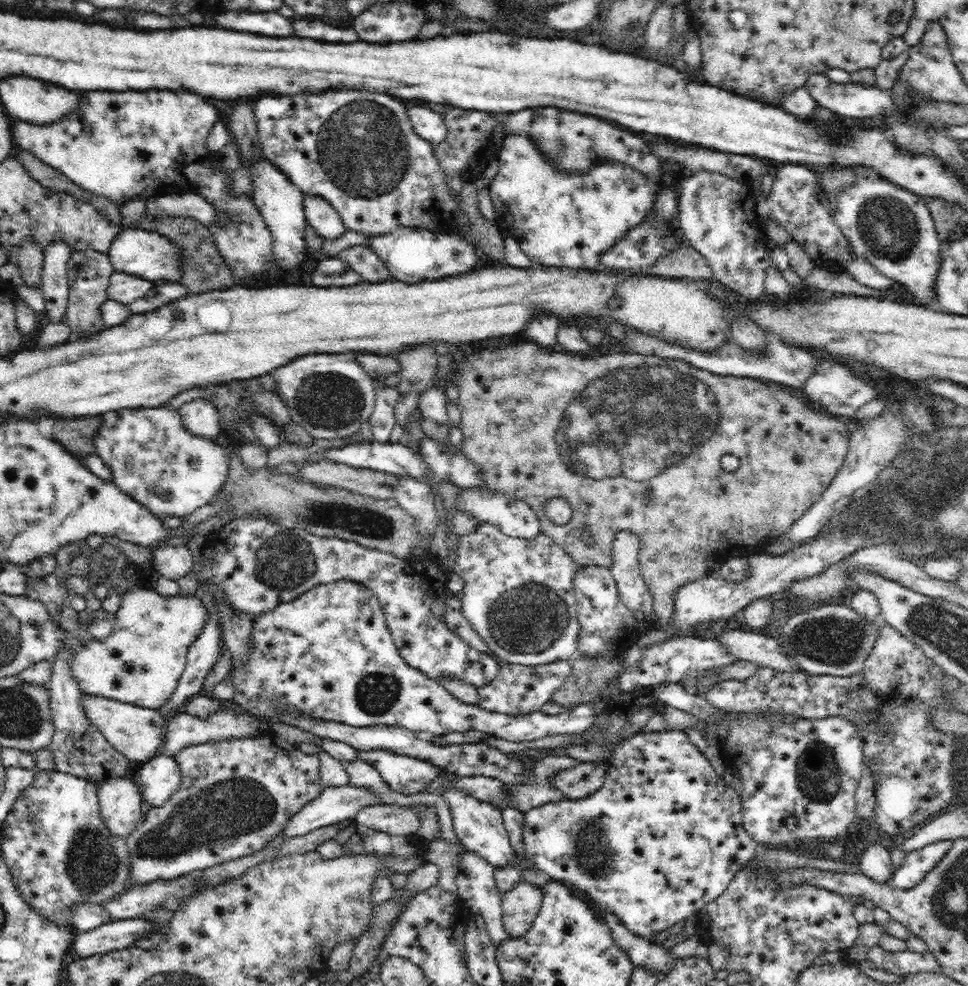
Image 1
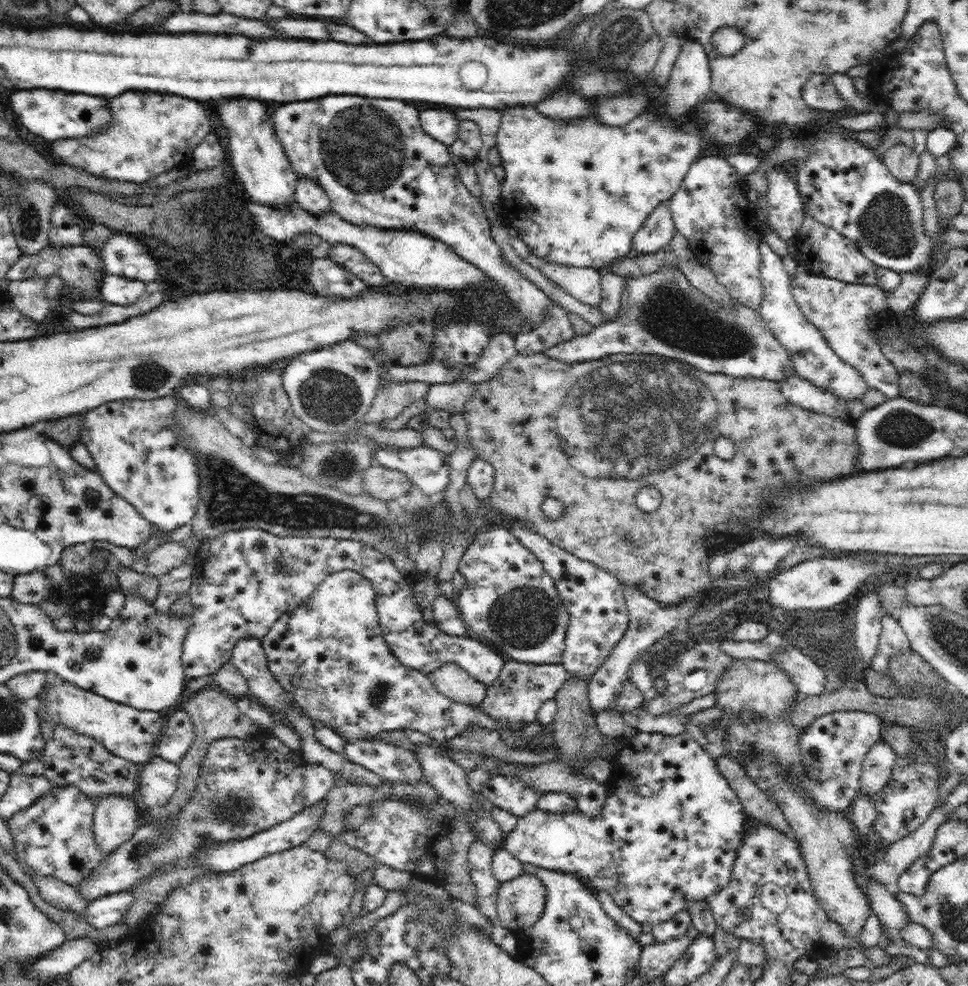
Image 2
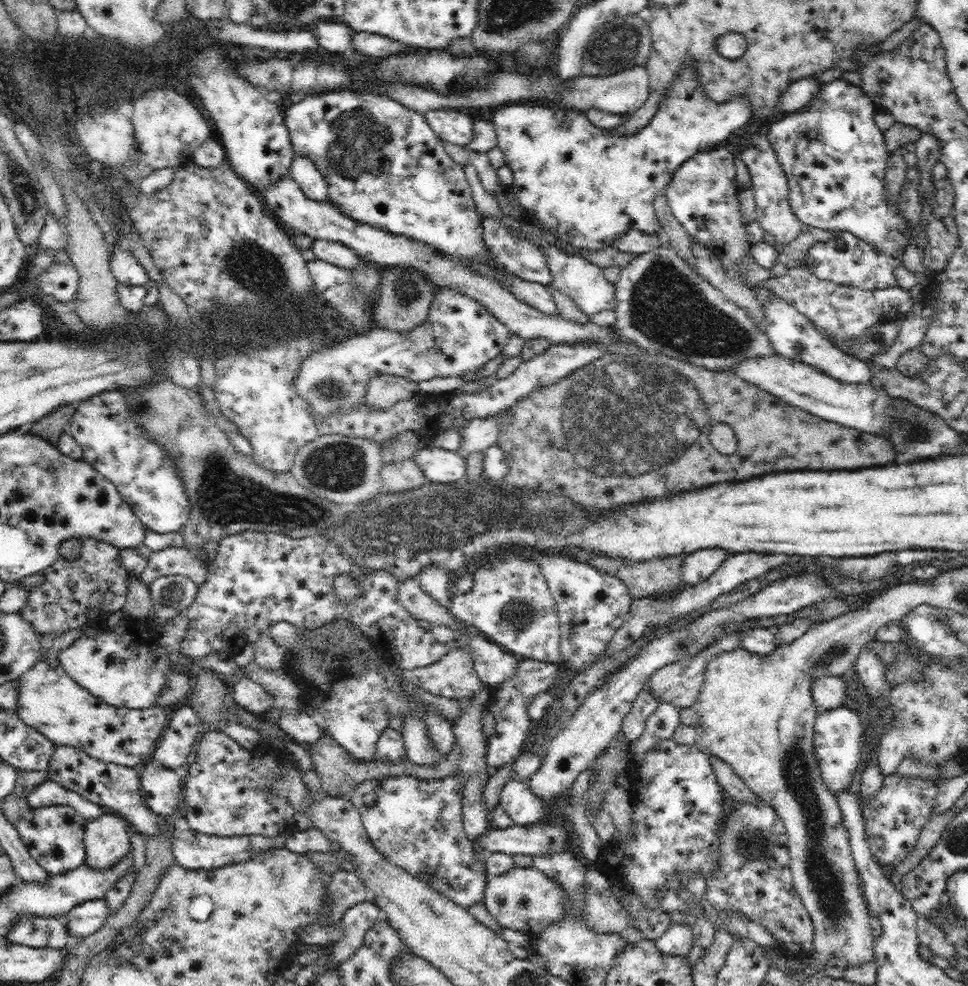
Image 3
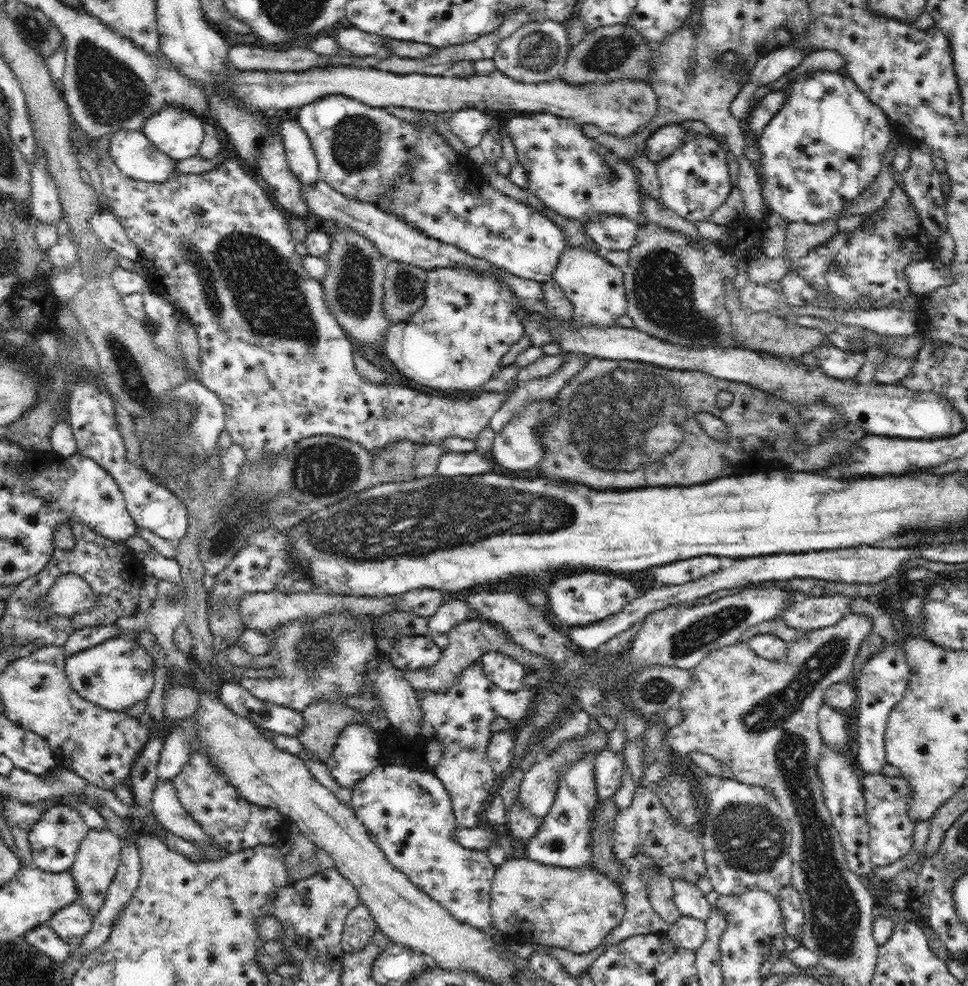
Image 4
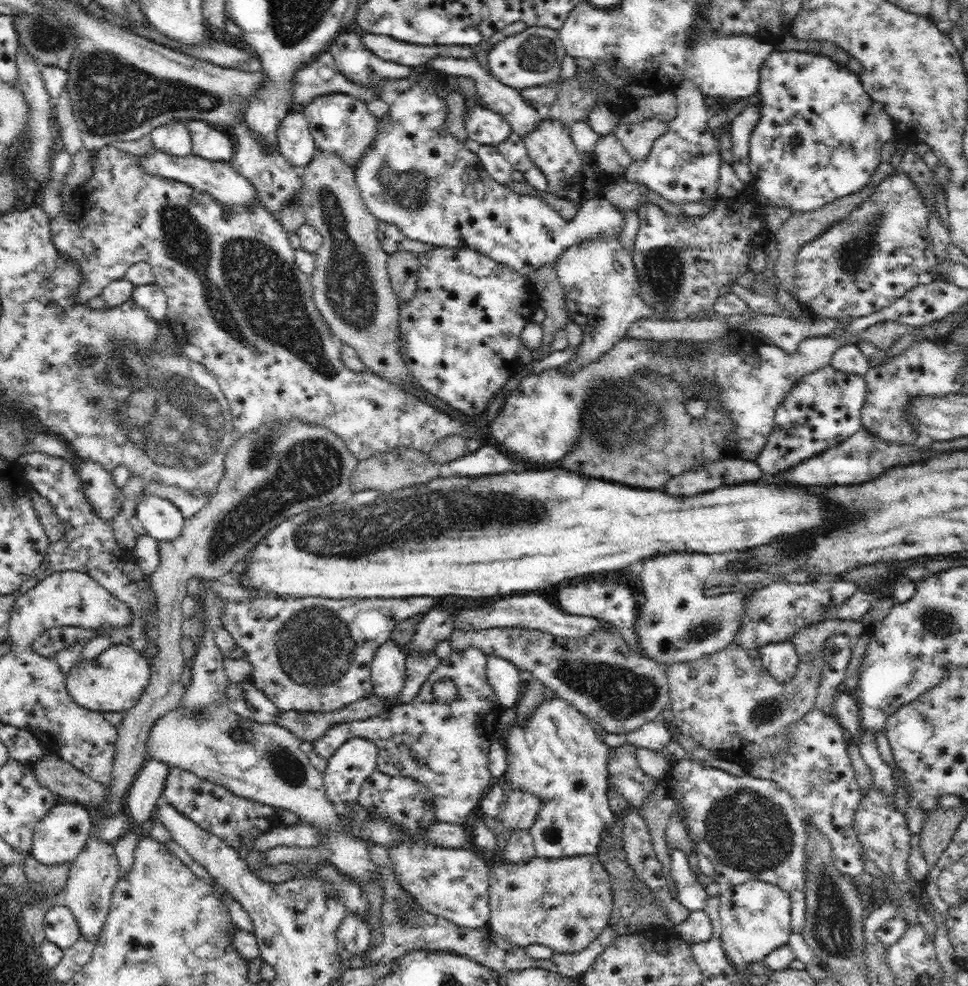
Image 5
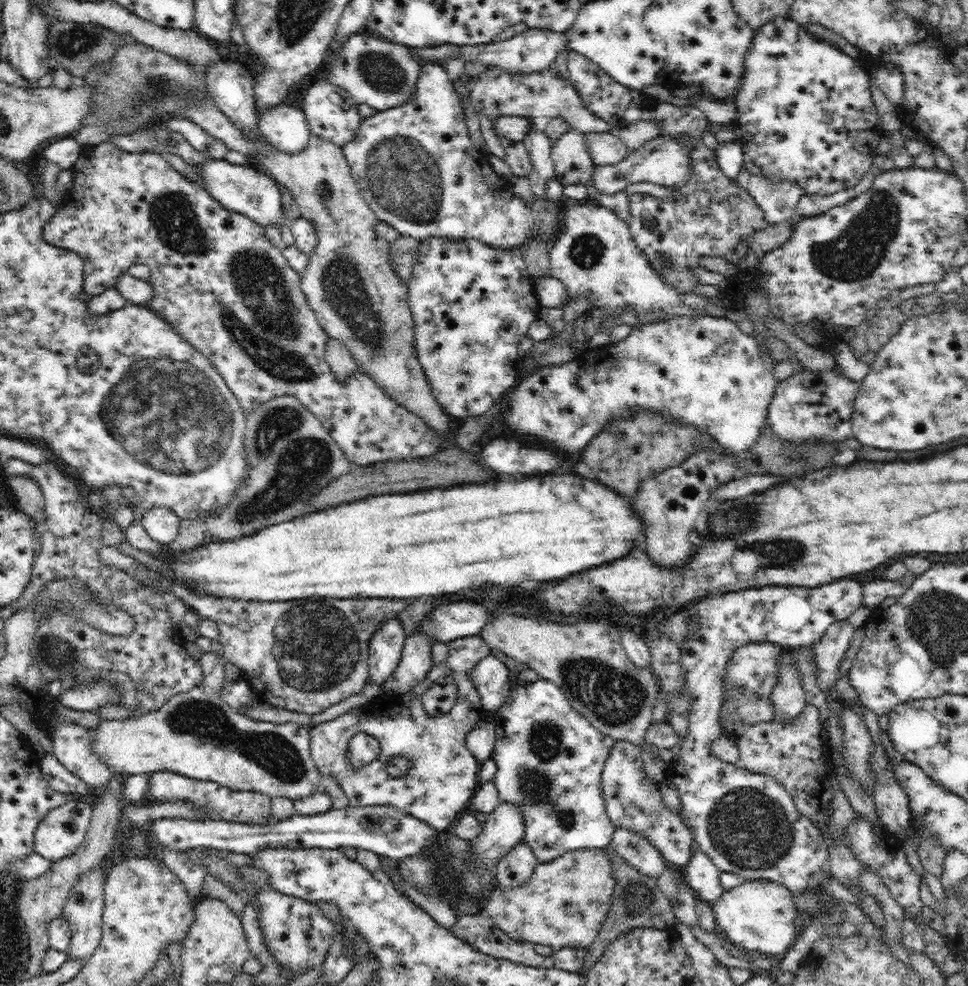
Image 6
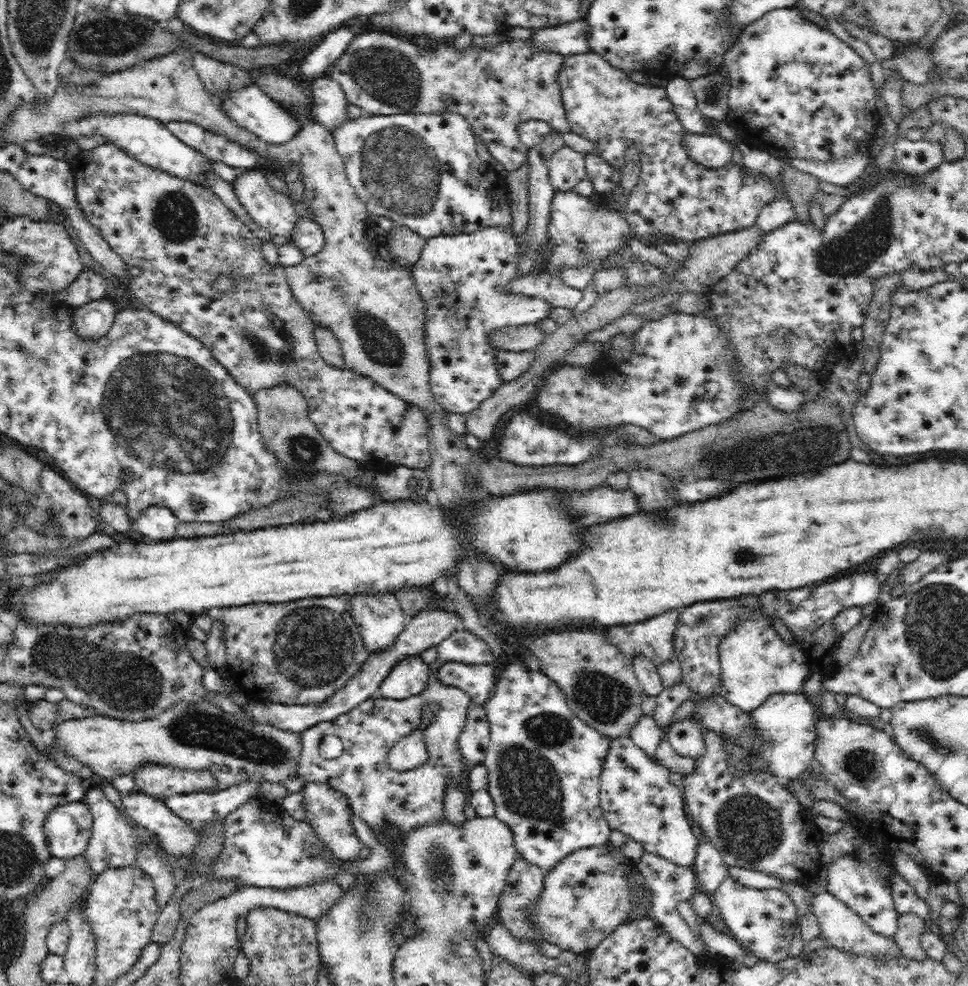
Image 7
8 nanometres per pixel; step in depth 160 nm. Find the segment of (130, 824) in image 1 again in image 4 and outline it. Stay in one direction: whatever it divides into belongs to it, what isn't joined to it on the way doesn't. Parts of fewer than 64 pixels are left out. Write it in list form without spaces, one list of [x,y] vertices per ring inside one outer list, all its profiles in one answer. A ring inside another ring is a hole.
[[[107,827],[104,830],[89,830],[77,850],[75,861],[70,868],[72,878],[79,892],[79,902],[88,909],[92,917],[96,916],[106,900],[108,888],[112,884],[120,862],[122,839],[112,834]]]

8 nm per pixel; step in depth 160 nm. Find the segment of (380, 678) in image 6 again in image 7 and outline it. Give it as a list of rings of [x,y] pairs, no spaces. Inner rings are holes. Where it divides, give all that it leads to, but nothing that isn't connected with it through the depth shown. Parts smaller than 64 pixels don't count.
[[[356,594],[349,596],[349,611],[354,622],[359,625],[363,643],[368,652],[378,652],[388,648],[398,638],[404,628],[403,608],[394,594]]]

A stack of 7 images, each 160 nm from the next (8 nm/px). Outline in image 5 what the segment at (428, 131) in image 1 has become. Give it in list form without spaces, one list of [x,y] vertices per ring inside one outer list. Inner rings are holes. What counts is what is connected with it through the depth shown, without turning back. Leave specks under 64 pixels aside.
[[[477,103],[464,114],[464,122],[467,138],[475,140],[479,145],[496,147],[513,132],[508,121],[481,103]]]

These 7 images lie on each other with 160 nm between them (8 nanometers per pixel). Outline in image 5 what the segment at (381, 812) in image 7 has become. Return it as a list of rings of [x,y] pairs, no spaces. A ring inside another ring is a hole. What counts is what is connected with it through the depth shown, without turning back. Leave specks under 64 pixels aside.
[[[474,646],[452,649],[448,658],[441,659],[412,702],[391,709],[385,707],[378,716],[368,720],[334,724],[309,747],[318,756],[330,759],[350,738],[370,740],[380,752],[376,766],[380,772],[415,778],[429,792],[434,819],[462,825],[496,782],[487,757],[496,734],[495,724],[504,708],[498,705],[488,683],[487,660],[488,655]],[[446,678],[453,680],[458,688],[458,695],[450,705],[436,701],[432,695],[434,684]]]

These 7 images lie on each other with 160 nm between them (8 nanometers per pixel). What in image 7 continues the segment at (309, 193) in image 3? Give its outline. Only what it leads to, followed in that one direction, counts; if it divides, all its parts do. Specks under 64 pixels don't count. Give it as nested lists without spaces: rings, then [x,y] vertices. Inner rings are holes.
[[[254,83],[230,91],[223,98],[223,101],[218,98],[217,102],[220,104],[223,112],[225,112],[235,124],[253,132],[258,138],[268,143],[277,145],[284,144],[300,130],[301,122],[296,118],[293,112],[282,108]]]

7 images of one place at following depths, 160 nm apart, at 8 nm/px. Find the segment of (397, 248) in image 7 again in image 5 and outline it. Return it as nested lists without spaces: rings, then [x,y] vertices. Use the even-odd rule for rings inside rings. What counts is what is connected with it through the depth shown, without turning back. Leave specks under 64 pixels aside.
[[[408,251],[389,254],[387,272],[390,287],[398,295],[400,306],[406,304],[417,291],[419,258]]]

